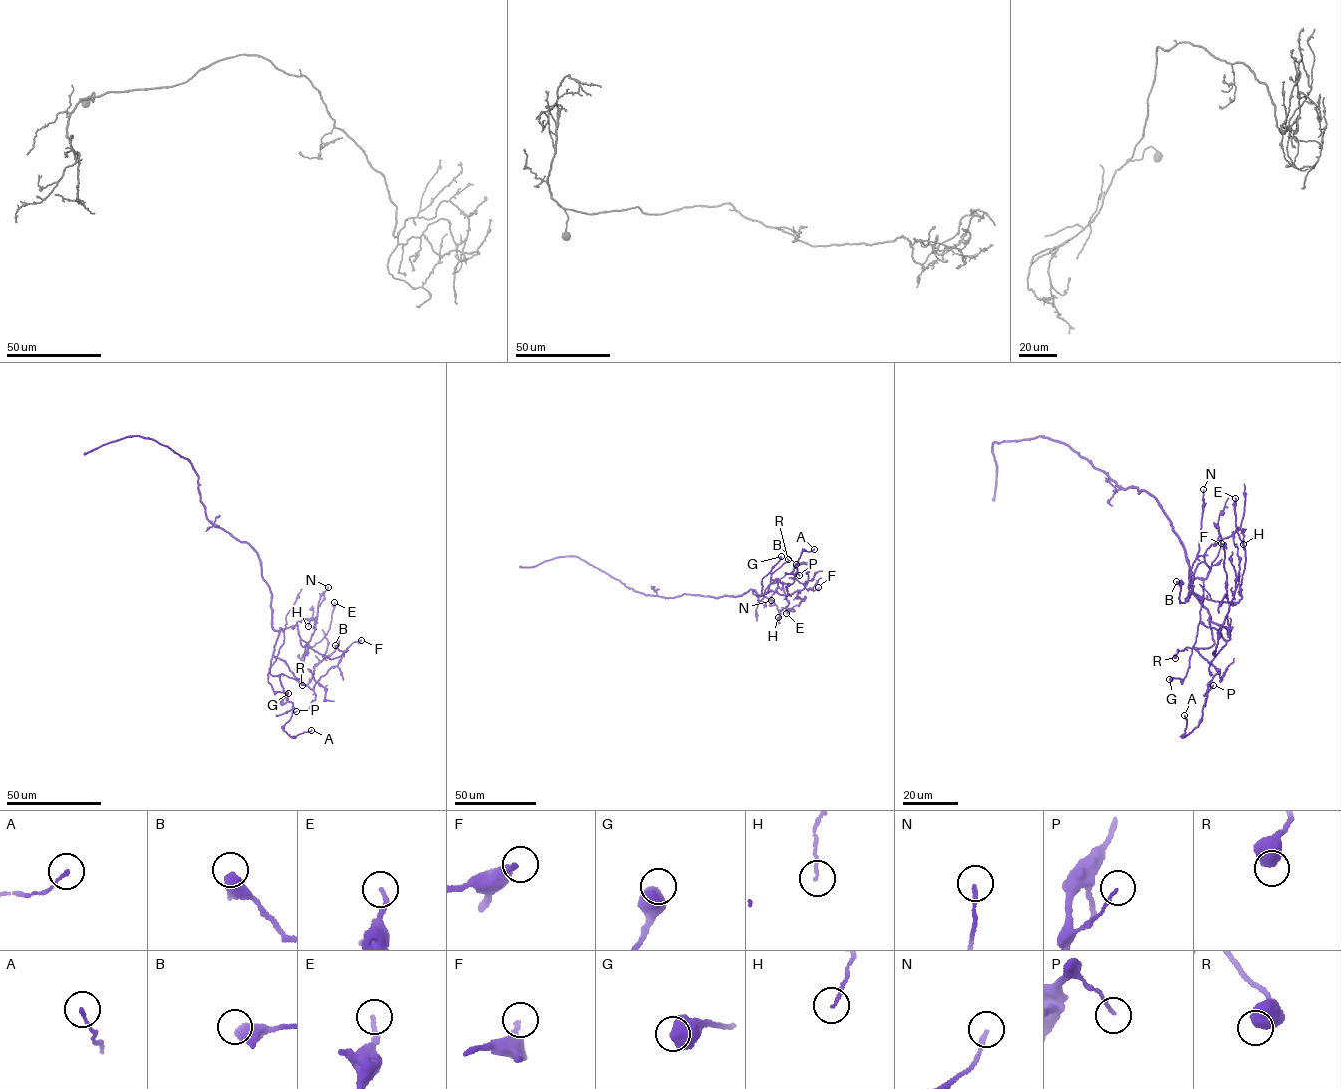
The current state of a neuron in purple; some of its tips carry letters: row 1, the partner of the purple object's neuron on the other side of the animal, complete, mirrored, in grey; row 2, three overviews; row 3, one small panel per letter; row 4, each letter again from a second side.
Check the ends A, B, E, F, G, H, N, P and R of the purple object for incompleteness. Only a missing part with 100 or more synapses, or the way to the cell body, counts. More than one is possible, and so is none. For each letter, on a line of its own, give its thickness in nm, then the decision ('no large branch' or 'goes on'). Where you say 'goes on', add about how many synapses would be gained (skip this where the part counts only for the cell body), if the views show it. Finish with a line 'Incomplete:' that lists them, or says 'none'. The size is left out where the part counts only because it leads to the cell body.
A: 120 nm | no large branch
B: 380 nm | no large branch
E: 160 nm | no large branch
F: 280 nm | no large branch
G: 700 nm | no large branch
H: 90 nm | no large branch
N: 170 nm | no large branch
P: 110 nm | no large branch
R: 650 nm | no large branch
Incomplete: none

